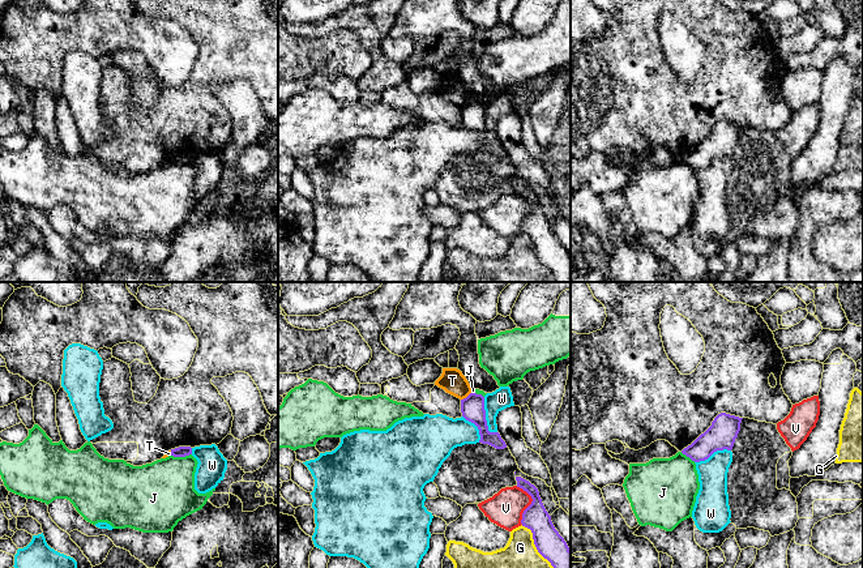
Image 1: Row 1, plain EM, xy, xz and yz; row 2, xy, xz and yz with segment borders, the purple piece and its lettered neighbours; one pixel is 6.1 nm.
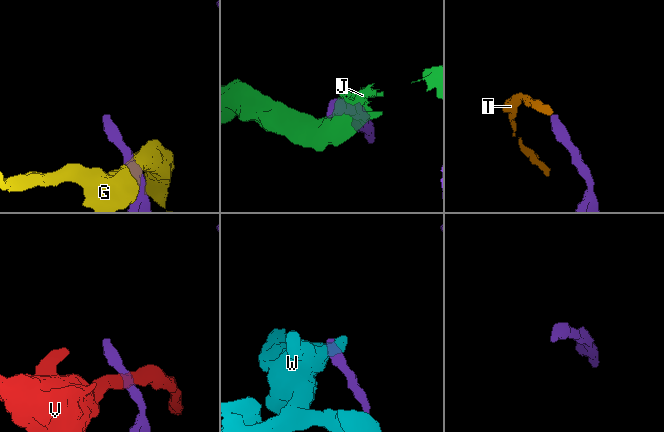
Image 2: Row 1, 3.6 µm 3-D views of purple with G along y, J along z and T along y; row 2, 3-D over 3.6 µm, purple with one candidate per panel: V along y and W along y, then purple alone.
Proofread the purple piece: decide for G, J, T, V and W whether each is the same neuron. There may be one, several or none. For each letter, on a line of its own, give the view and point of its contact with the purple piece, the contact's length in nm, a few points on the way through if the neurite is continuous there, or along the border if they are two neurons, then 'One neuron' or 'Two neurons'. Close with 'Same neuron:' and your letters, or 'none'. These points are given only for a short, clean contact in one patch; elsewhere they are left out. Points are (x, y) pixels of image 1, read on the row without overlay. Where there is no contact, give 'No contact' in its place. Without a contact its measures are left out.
G: Touches purple at xz (535, 253). Shared border 380 nm. Two neurons
J: Touches purple at xy (180, 163). Shared border 130 nm. Boundary: xy (191, 161), (171, 163). Two neurons
T: Touches purple at xz (466, 105). Shared border 80 nm. Boundary: xz (470, 99), (461, 107). Two neurons
V: Touches purple at xz (532, 210). Shared border 240 nm. Boundary: xz (516, 193), (532, 206), (522, 221), (521, 231). Two neurons
W: Touches purple at xz (485, 126). Shared border 240 nm. Boundary: xz (483, 105), (487, 136), (496, 140). Two neurons
Same neuron: none

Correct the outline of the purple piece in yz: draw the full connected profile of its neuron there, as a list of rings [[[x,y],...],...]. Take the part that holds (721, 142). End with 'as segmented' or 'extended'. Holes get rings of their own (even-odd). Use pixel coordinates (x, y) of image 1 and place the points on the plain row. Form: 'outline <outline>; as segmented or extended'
outline [[[726,120],[718,121],[712,133],[682,161],[692,168],[700,170],[708,167],[717,158],[731,158],[740,138],[742,127]]]; as segmented

